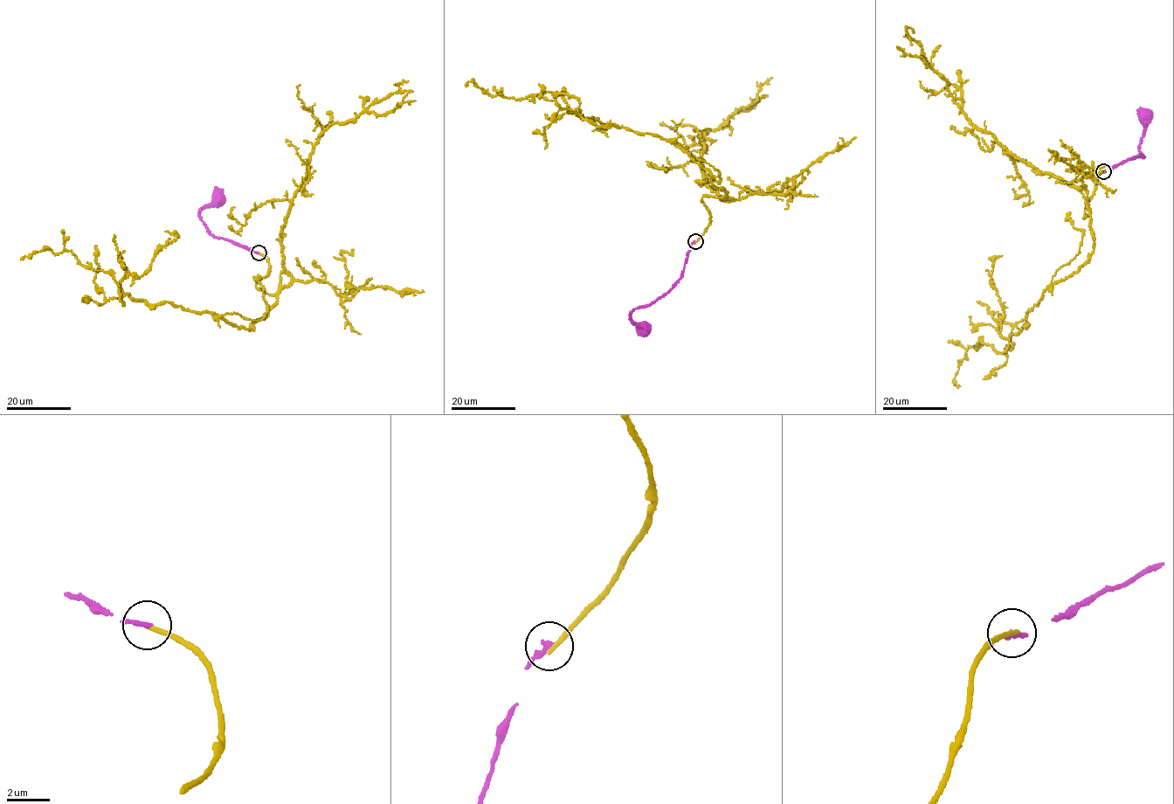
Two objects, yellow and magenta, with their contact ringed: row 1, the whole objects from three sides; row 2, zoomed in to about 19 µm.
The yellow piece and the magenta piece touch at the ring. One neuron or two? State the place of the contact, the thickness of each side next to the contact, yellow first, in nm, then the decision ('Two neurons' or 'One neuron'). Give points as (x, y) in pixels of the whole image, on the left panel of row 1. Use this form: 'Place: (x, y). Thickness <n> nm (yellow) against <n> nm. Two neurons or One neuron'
Place: (258, 252). Thickness 240 nm (yellow) against 240 nm. Two neurons

